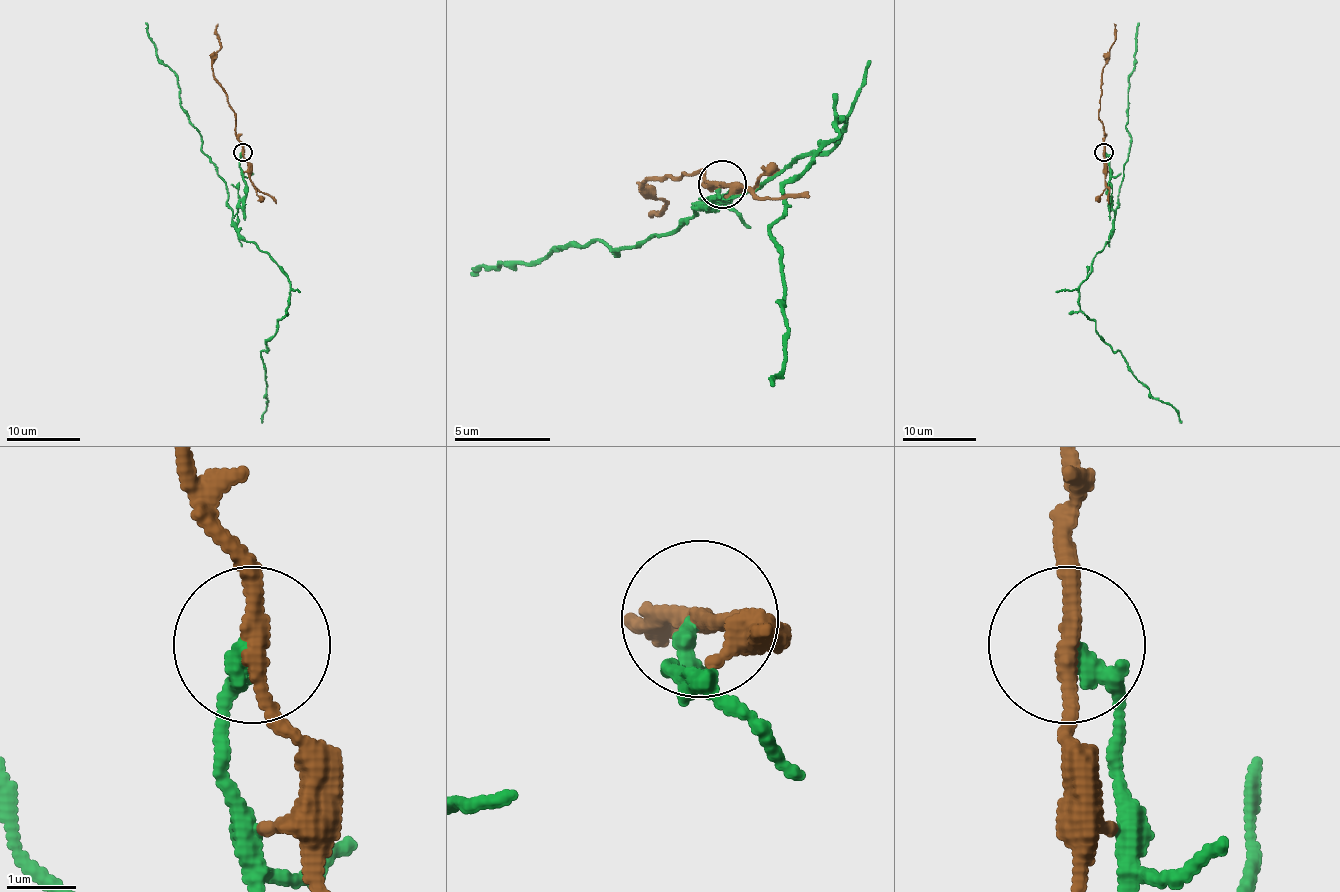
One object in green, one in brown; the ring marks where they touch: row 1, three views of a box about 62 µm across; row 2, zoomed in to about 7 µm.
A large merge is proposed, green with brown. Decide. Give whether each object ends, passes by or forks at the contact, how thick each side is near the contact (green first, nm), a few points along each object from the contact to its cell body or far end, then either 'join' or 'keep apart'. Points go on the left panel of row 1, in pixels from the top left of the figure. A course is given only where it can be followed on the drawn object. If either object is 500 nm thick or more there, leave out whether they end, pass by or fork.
green ends; brown passes by; calibres 280 and 240 nm; course green (243, 152), (245, 196), (237, 231), (269, 255), (289, 289), (289, 305), (261, 354), (267, 392), (261, 422); course brown (243, 152), (243, 142), (235, 133), (235, 113), (213, 74), (213, 54), (221, 46), (217, 24); keep apart

